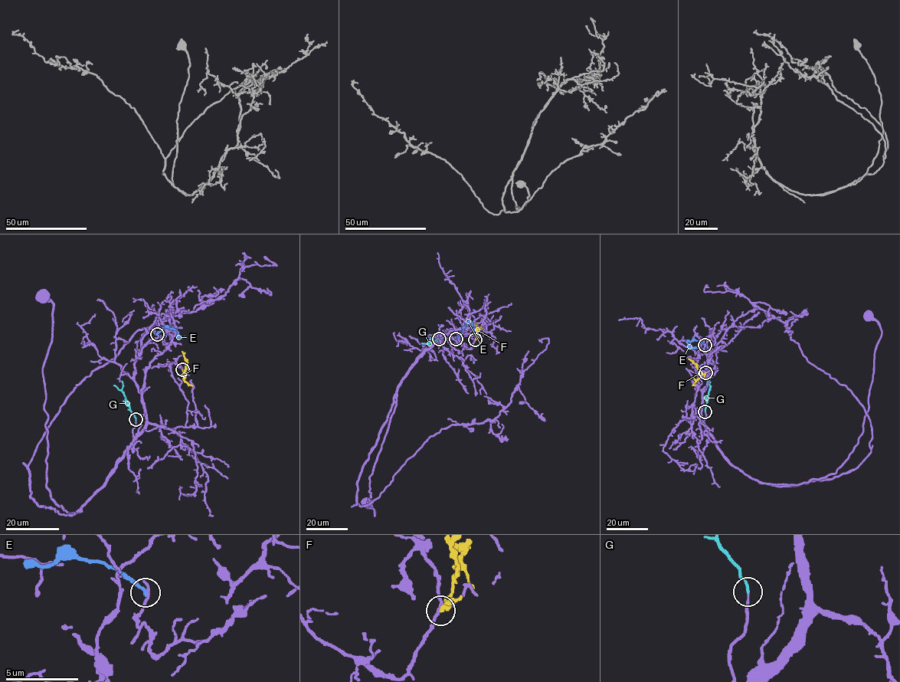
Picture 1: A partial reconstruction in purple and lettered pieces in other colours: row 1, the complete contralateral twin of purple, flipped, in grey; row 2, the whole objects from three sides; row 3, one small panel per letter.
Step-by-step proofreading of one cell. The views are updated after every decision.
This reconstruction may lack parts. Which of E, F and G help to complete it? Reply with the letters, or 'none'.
G

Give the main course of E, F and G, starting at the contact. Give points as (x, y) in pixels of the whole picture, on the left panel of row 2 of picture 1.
E: (157, 334), (165, 327), (176, 331), (179, 337), (184, 336)
F: (182, 369), (184, 371), (186, 361), (182, 351)
G: (135, 419), (122, 390), (121, 381)

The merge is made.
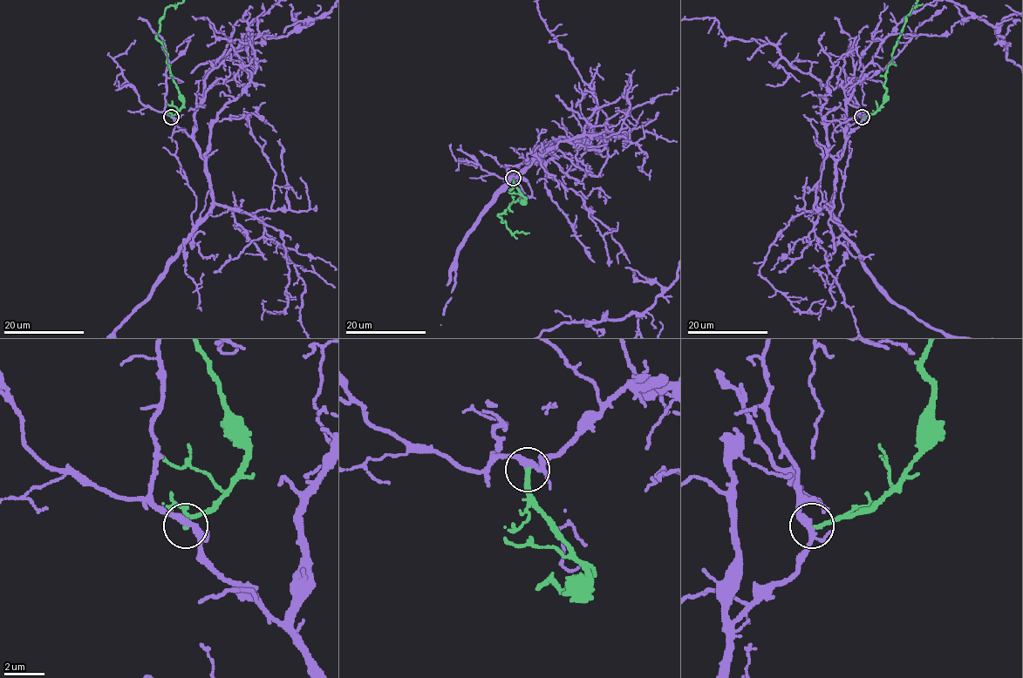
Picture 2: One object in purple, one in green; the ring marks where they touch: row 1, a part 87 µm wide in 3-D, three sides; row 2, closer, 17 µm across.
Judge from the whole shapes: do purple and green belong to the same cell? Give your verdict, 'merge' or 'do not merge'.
do not merge

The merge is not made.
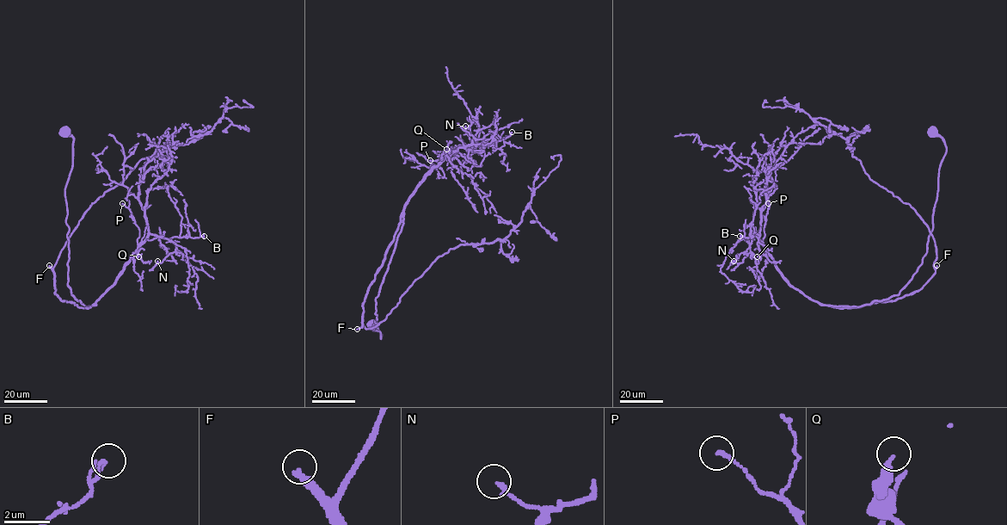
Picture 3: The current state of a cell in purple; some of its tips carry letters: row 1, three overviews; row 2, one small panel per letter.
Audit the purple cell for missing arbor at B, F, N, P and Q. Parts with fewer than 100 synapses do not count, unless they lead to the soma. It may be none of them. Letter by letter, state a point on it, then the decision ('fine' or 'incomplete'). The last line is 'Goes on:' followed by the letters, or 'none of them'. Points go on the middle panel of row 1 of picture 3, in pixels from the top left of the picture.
B: (512, 132) | fine
F: (357, 329) | incomplete
N: (465, 126) | fine
P: (430, 160) | fine
Q: (446, 149) | fine
Goes on: F

